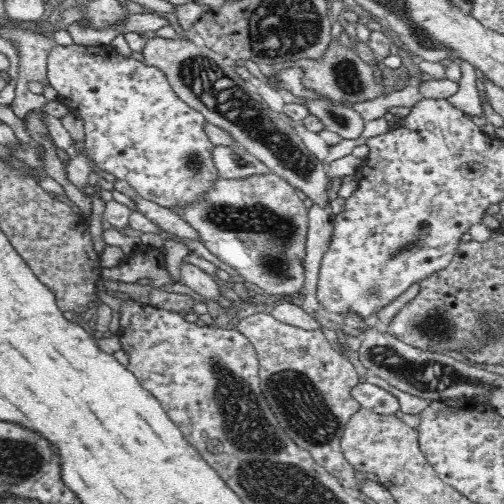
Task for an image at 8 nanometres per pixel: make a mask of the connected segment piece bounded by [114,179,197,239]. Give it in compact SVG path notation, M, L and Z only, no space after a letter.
M117 179L114 183L116 190L132 197L137 202L139 212L158 223L162 229L192 239L197 239L196 231L178 218L170 208L160 206L158 203L146 200L138 194L126 180Z

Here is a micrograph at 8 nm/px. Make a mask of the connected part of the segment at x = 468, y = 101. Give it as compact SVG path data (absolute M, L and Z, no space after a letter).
M460 59L459 65L462 74L459 89L456 94L448 98L448 101L466 115L484 118L486 112L482 107L480 92L477 90L473 65L466 59Z

